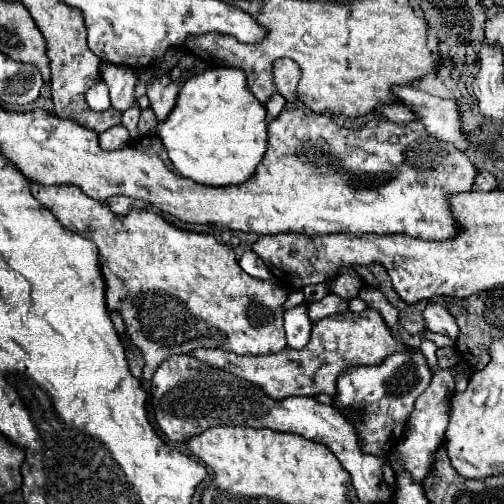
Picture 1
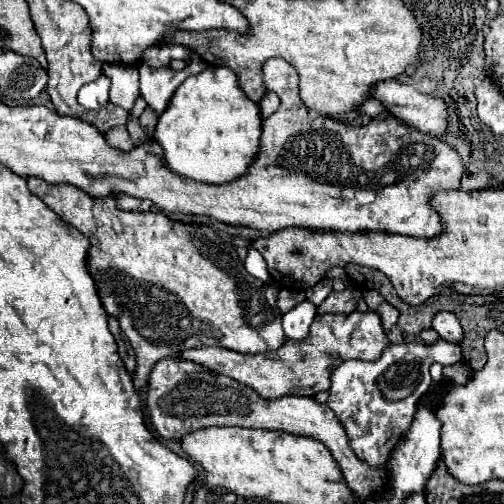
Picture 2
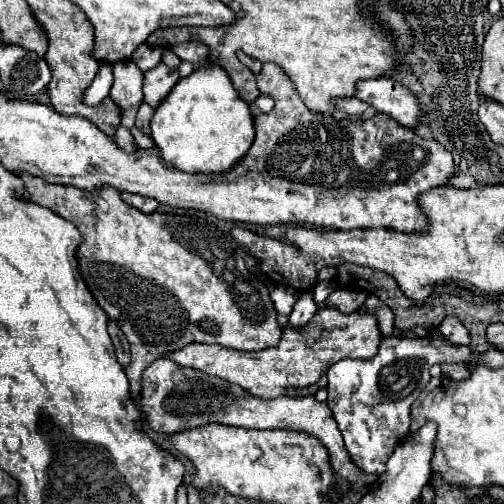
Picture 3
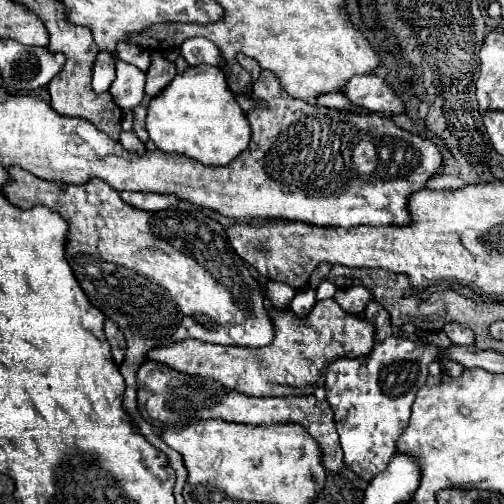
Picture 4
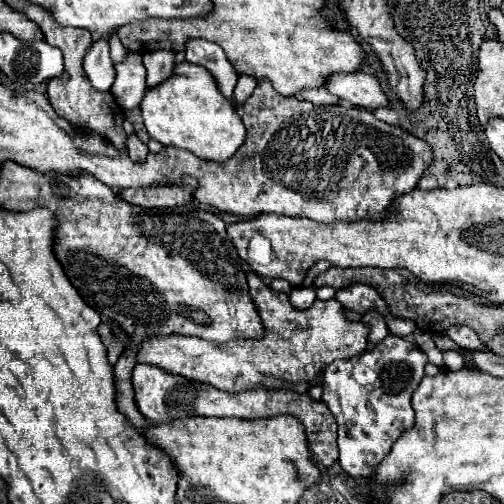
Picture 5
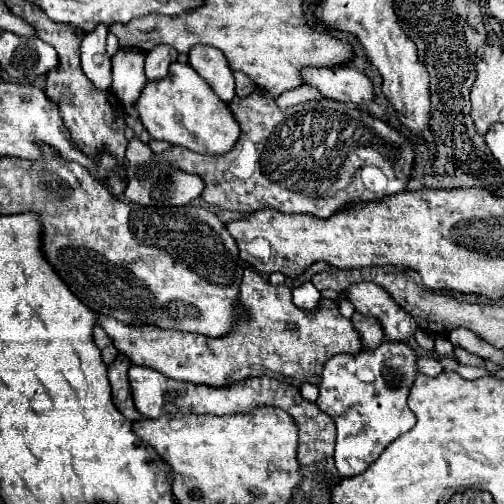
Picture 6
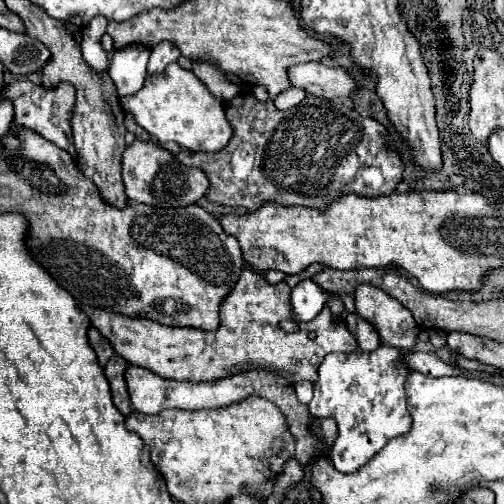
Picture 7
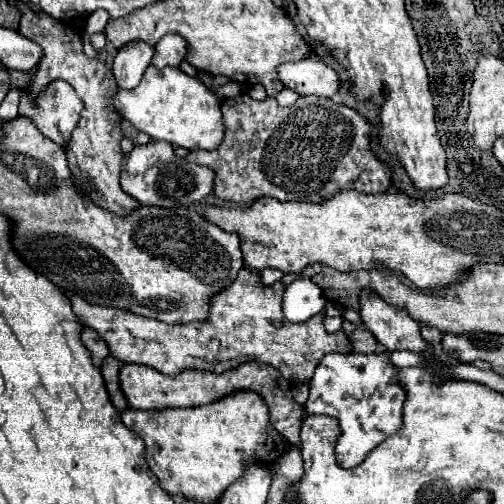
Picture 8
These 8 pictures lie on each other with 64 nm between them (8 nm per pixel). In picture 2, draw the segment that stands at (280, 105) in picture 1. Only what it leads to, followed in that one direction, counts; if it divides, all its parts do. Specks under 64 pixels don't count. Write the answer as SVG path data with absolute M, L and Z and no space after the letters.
M268 92L268 94L262 98L262 102L260 102L262 116L264 116L264 118L272 116L272 114L278 110L278 106L280 106L280 98L278 98L274 92Z

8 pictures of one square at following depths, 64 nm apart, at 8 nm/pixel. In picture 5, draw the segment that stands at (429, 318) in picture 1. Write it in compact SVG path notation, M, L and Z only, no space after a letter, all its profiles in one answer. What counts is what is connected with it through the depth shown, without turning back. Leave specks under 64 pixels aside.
M452 326L448 328L446 332L460 348L480 348L480 350L486 350L484 344L480 342L480 338L476 336L476 332L468 326Z

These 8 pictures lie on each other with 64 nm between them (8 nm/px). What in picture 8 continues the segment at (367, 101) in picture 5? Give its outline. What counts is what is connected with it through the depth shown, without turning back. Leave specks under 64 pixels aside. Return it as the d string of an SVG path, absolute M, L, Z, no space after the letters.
M306 58L294 64L282 64L278 74L286 88L292 88L302 96L314 94L314 96L332 98L342 86L338 72L334 72L322 60L314 58Z

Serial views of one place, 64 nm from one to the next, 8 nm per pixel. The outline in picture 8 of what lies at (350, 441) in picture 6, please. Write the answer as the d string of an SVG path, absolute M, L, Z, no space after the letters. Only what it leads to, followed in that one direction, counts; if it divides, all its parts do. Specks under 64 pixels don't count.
M388 352L328 354L316 366L304 410L306 414L326 414L340 422L342 434L336 444L336 462L338 466L352 470L388 436L404 428L404 398L406 394L398 382L398 368L390 362Z

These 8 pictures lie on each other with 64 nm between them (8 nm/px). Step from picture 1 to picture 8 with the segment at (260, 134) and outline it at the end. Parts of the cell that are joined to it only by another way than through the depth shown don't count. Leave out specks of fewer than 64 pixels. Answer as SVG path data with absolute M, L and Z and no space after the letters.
M148 66L138 88L132 92L118 90L114 96L116 110L122 118L130 120L140 132L146 132L152 140L164 140L186 150L214 150L222 144L224 122L220 112L220 100L204 88L204 84L182 72L180 68L152 68Z

